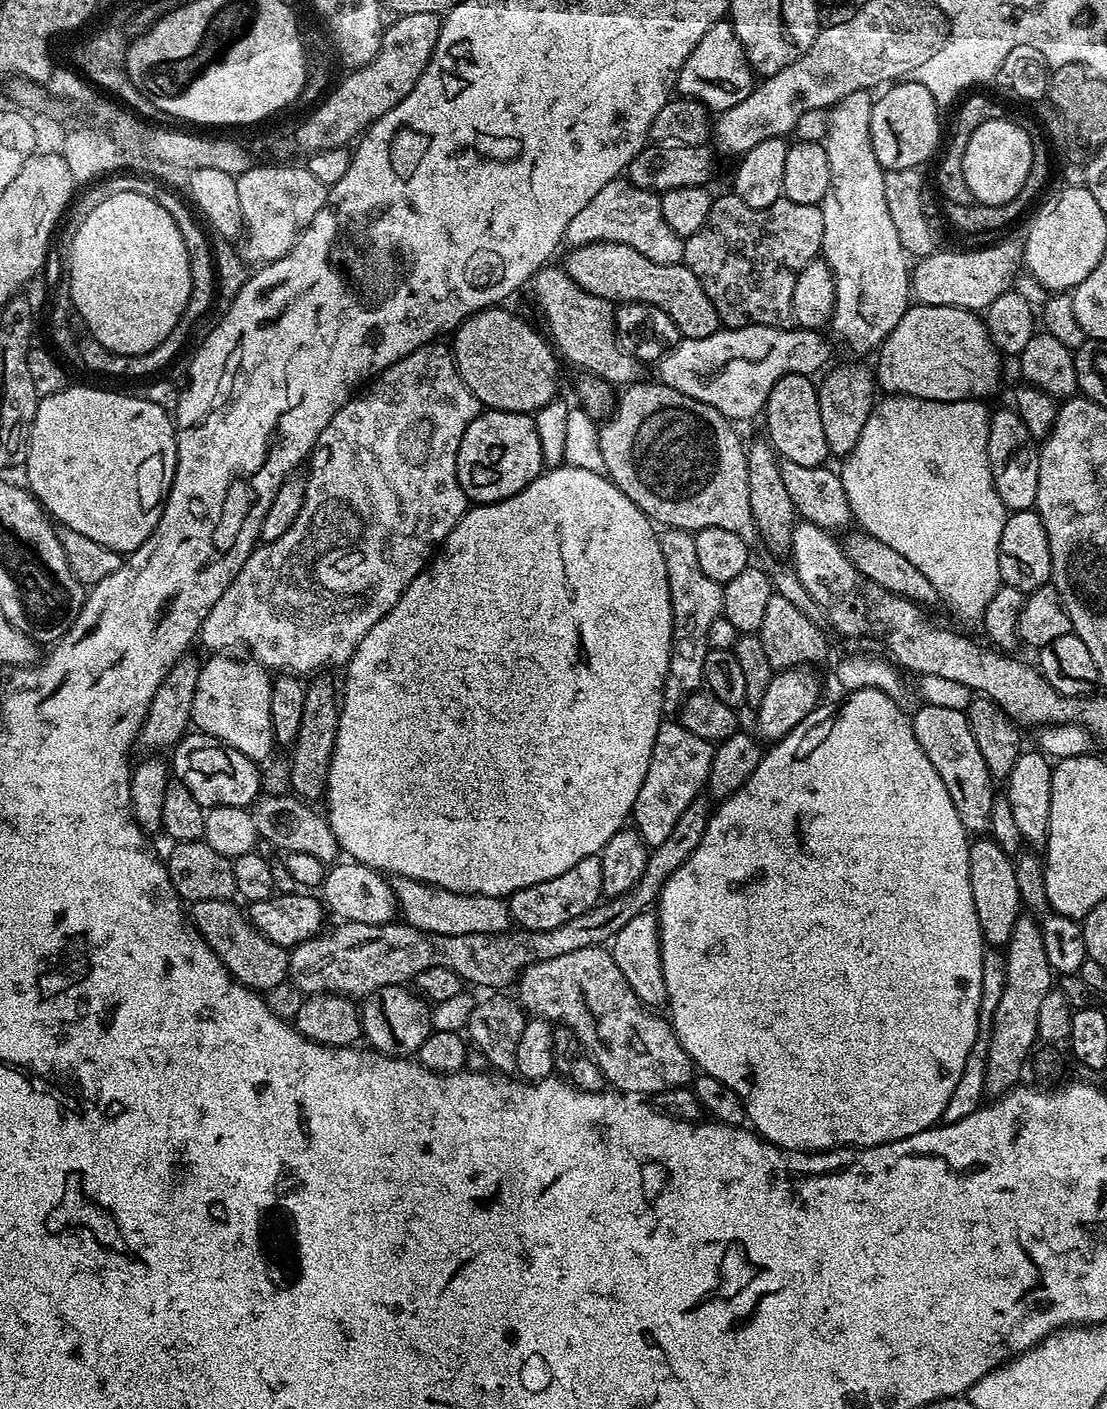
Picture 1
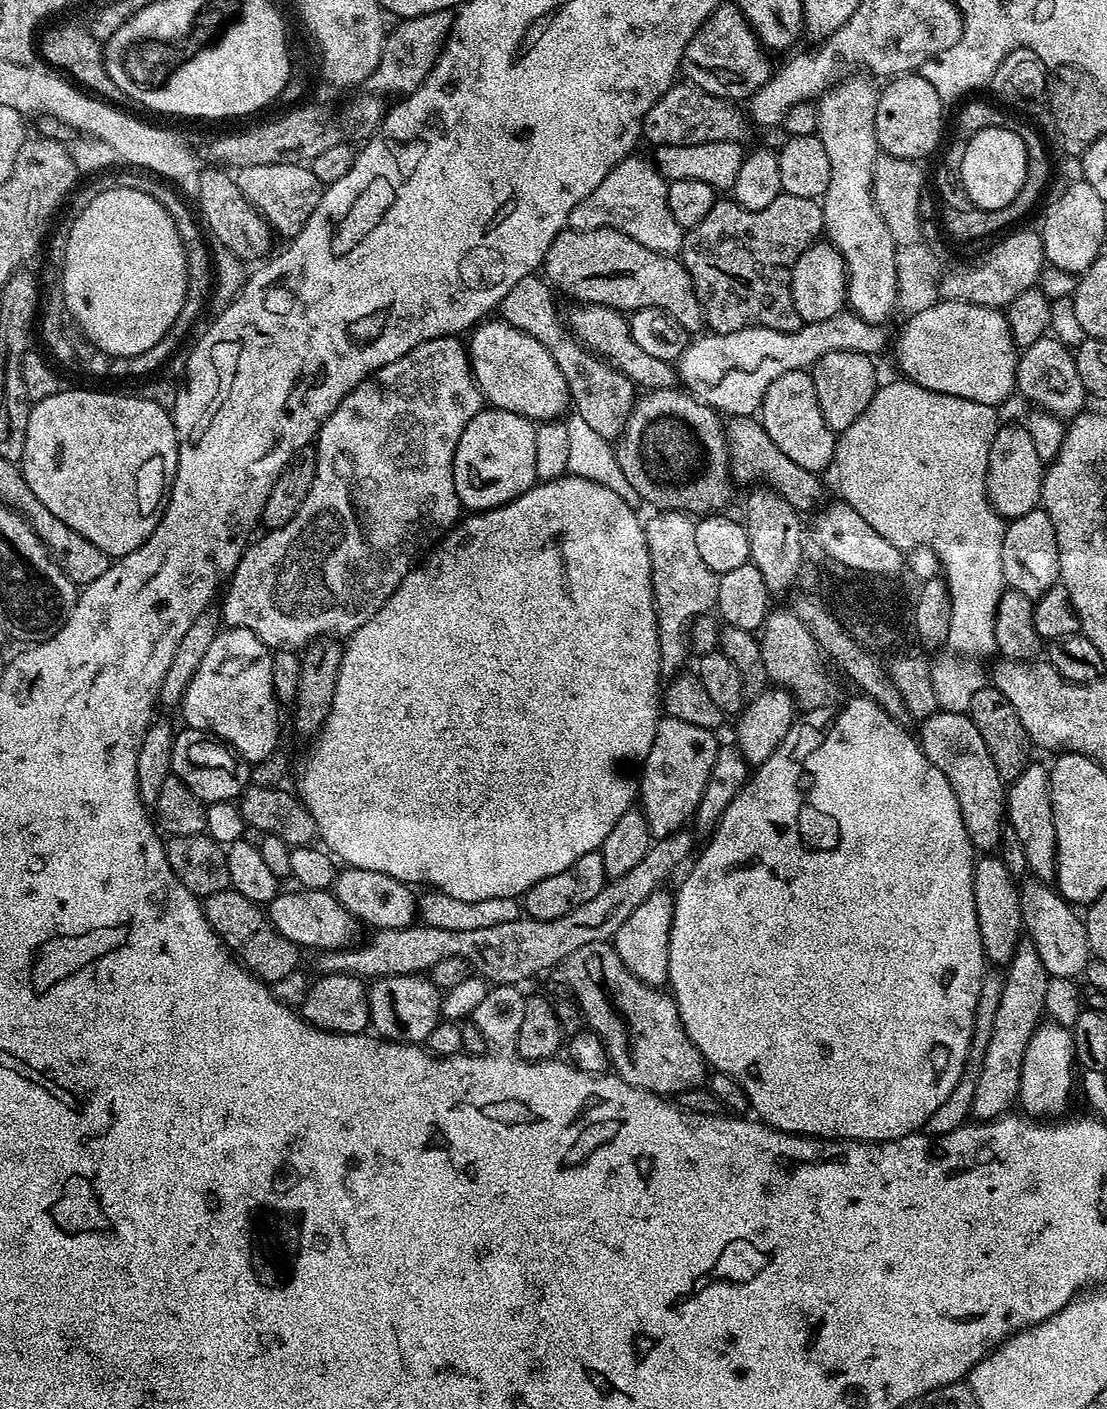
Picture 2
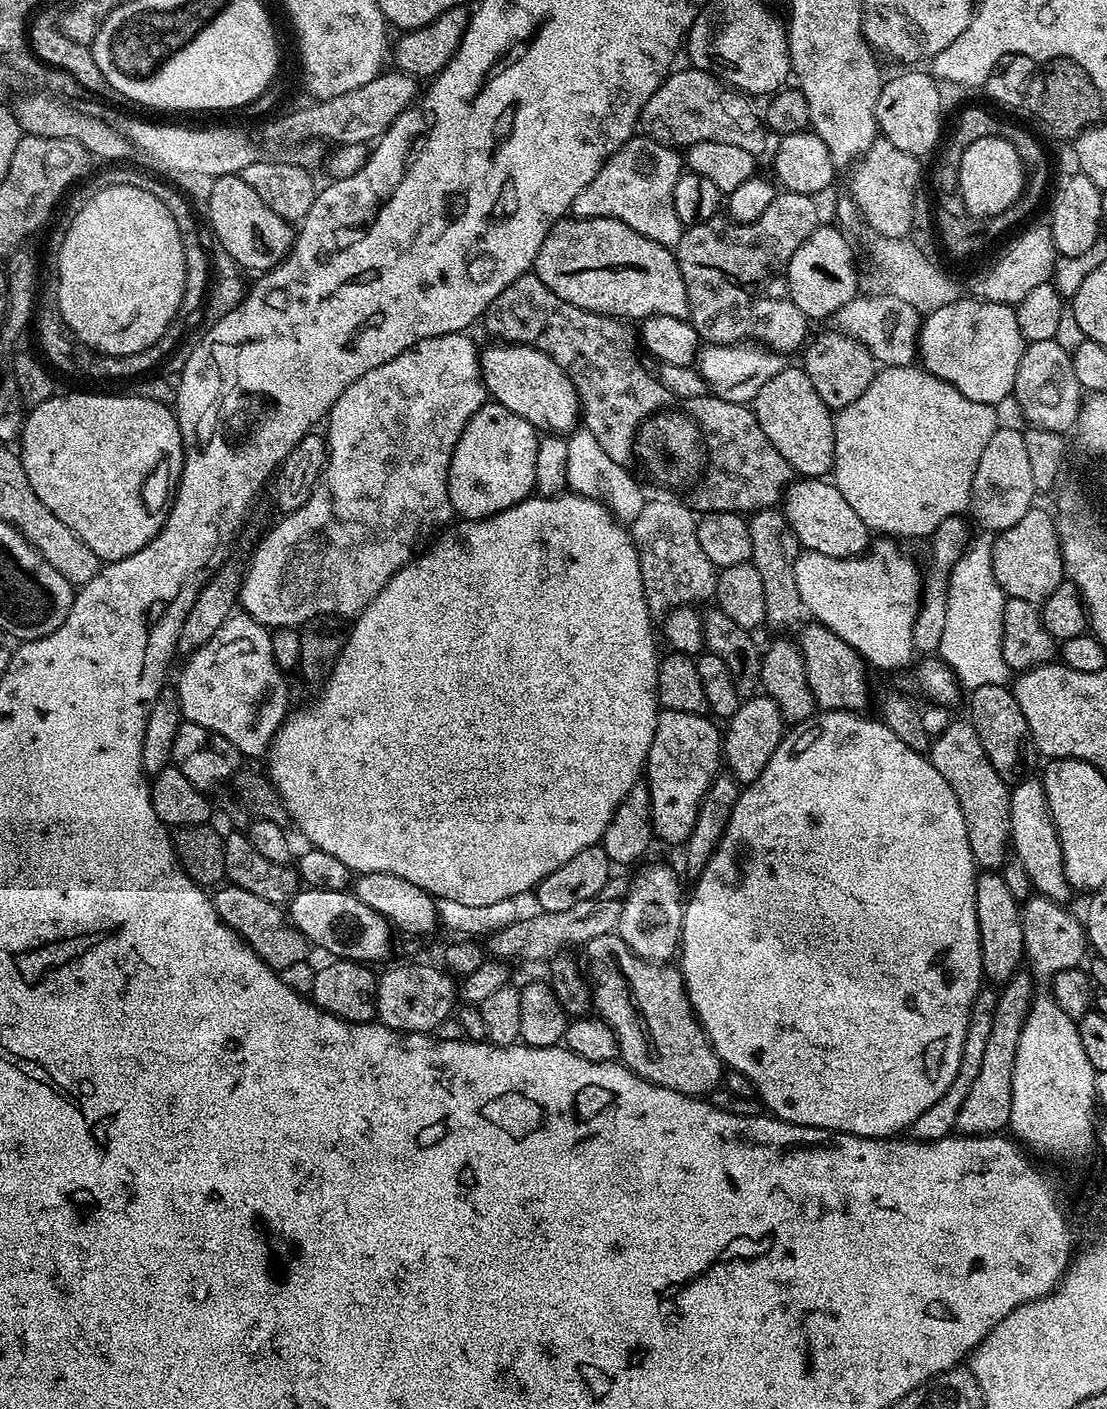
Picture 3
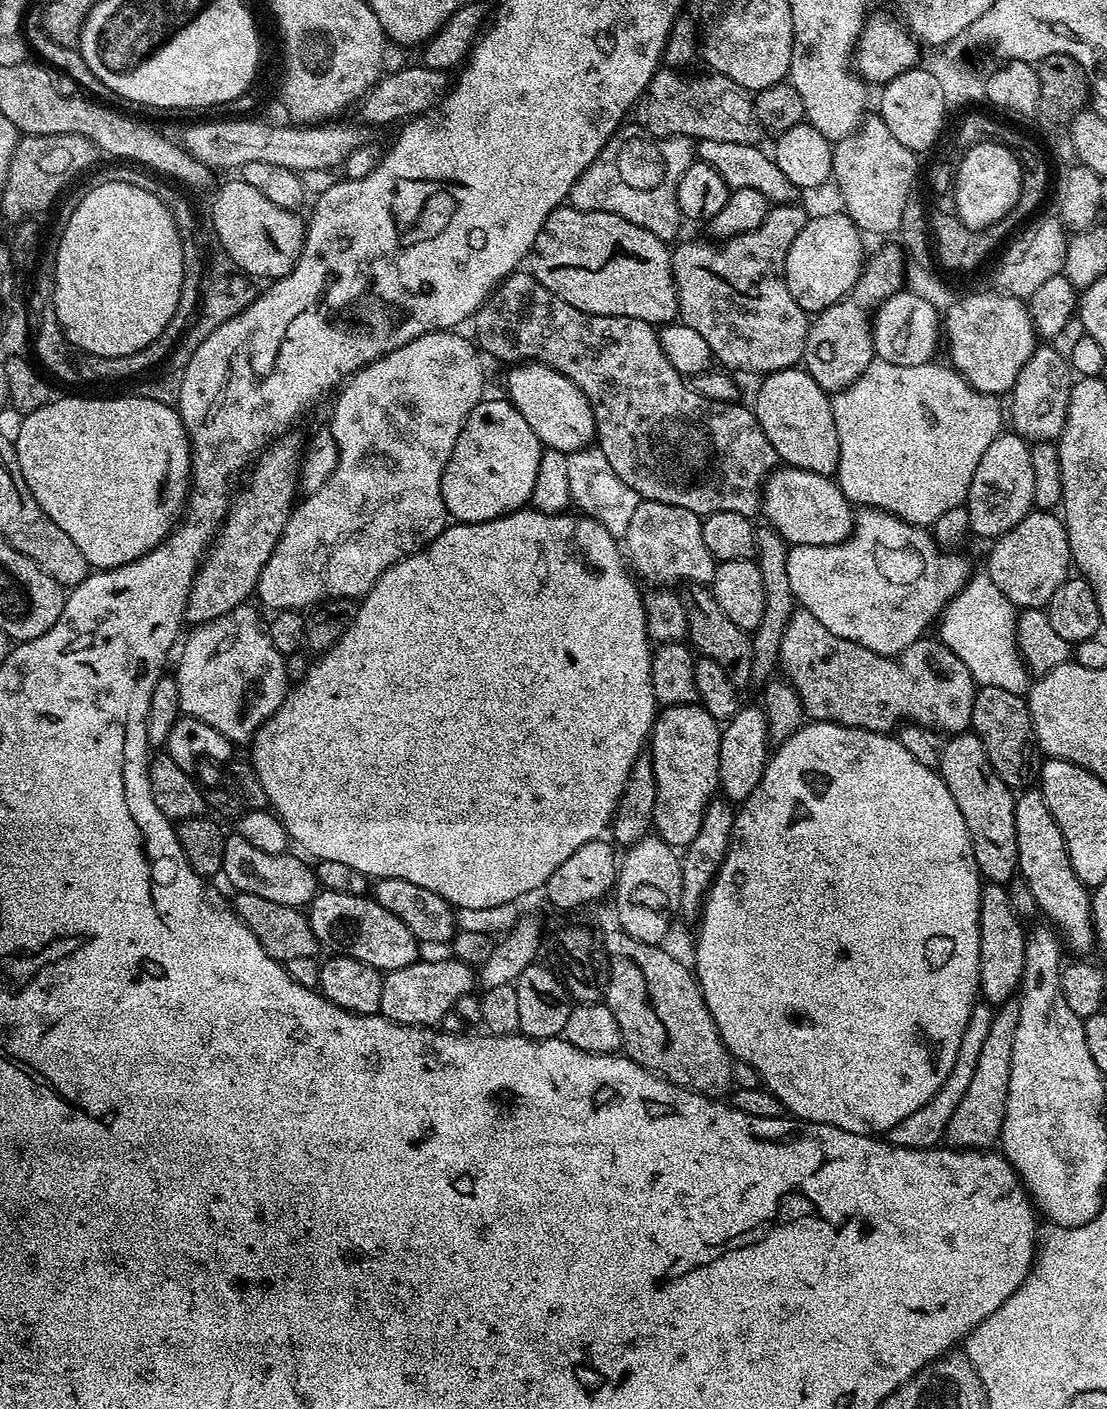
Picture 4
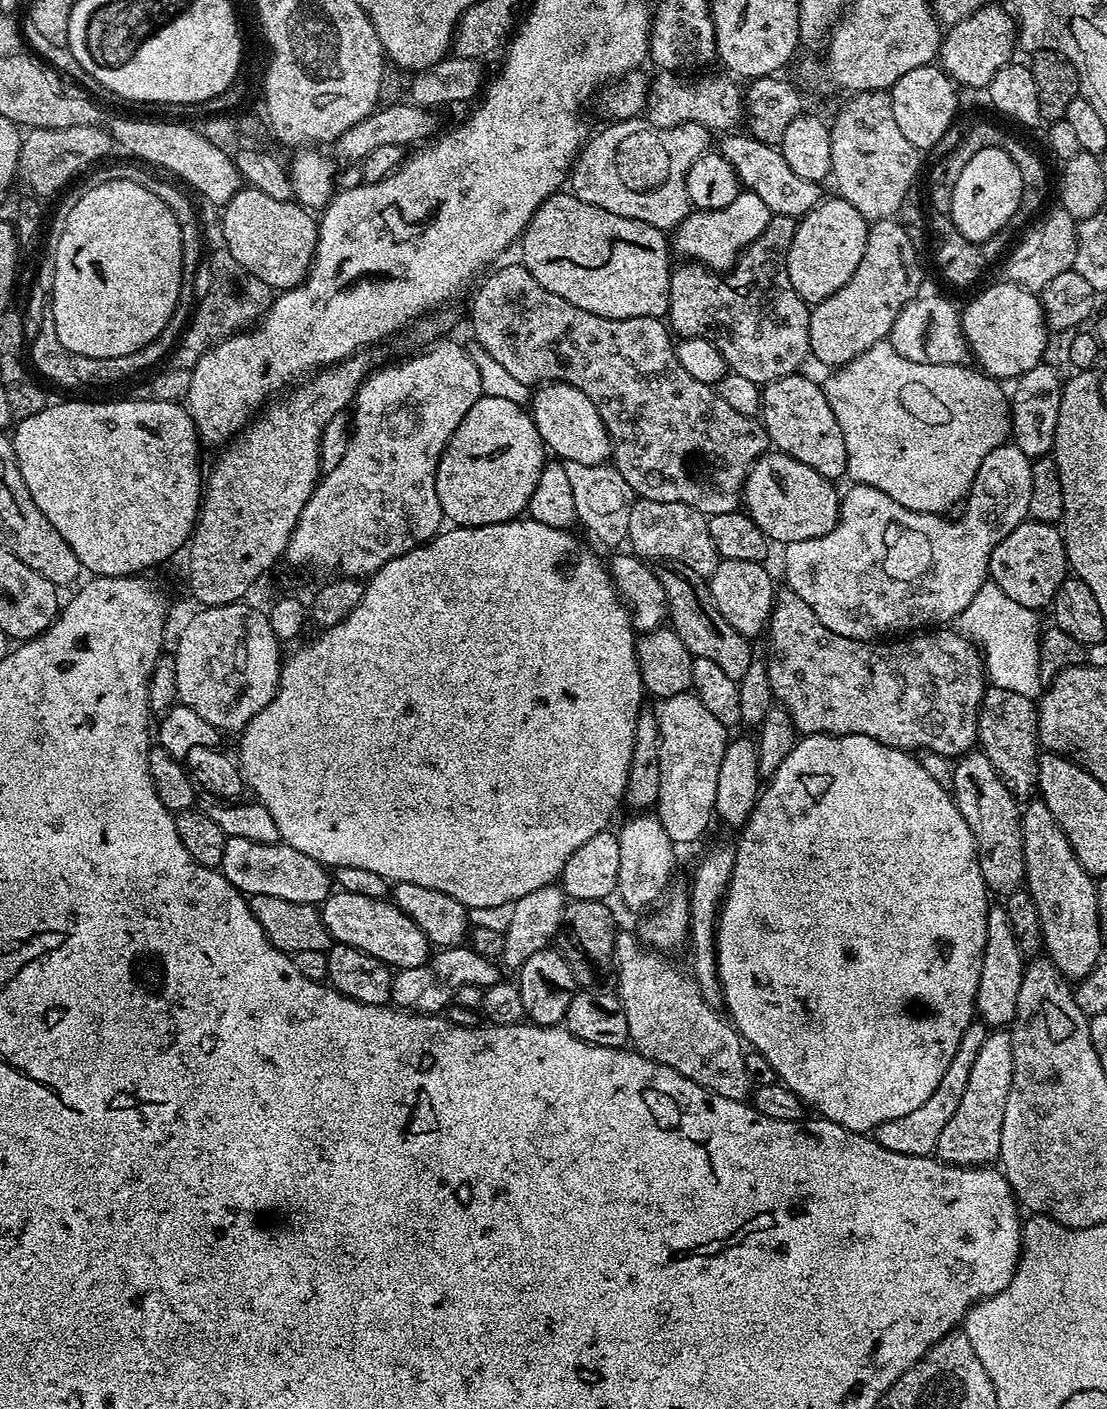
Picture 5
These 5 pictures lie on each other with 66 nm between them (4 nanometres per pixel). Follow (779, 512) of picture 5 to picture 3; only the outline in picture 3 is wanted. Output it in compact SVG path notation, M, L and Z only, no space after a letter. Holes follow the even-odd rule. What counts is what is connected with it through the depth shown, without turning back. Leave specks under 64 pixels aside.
M796 478L784 489L782 511L798 538L801 549L830 558L860 556L870 547L870 529L854 514L835 483L824 478Z

